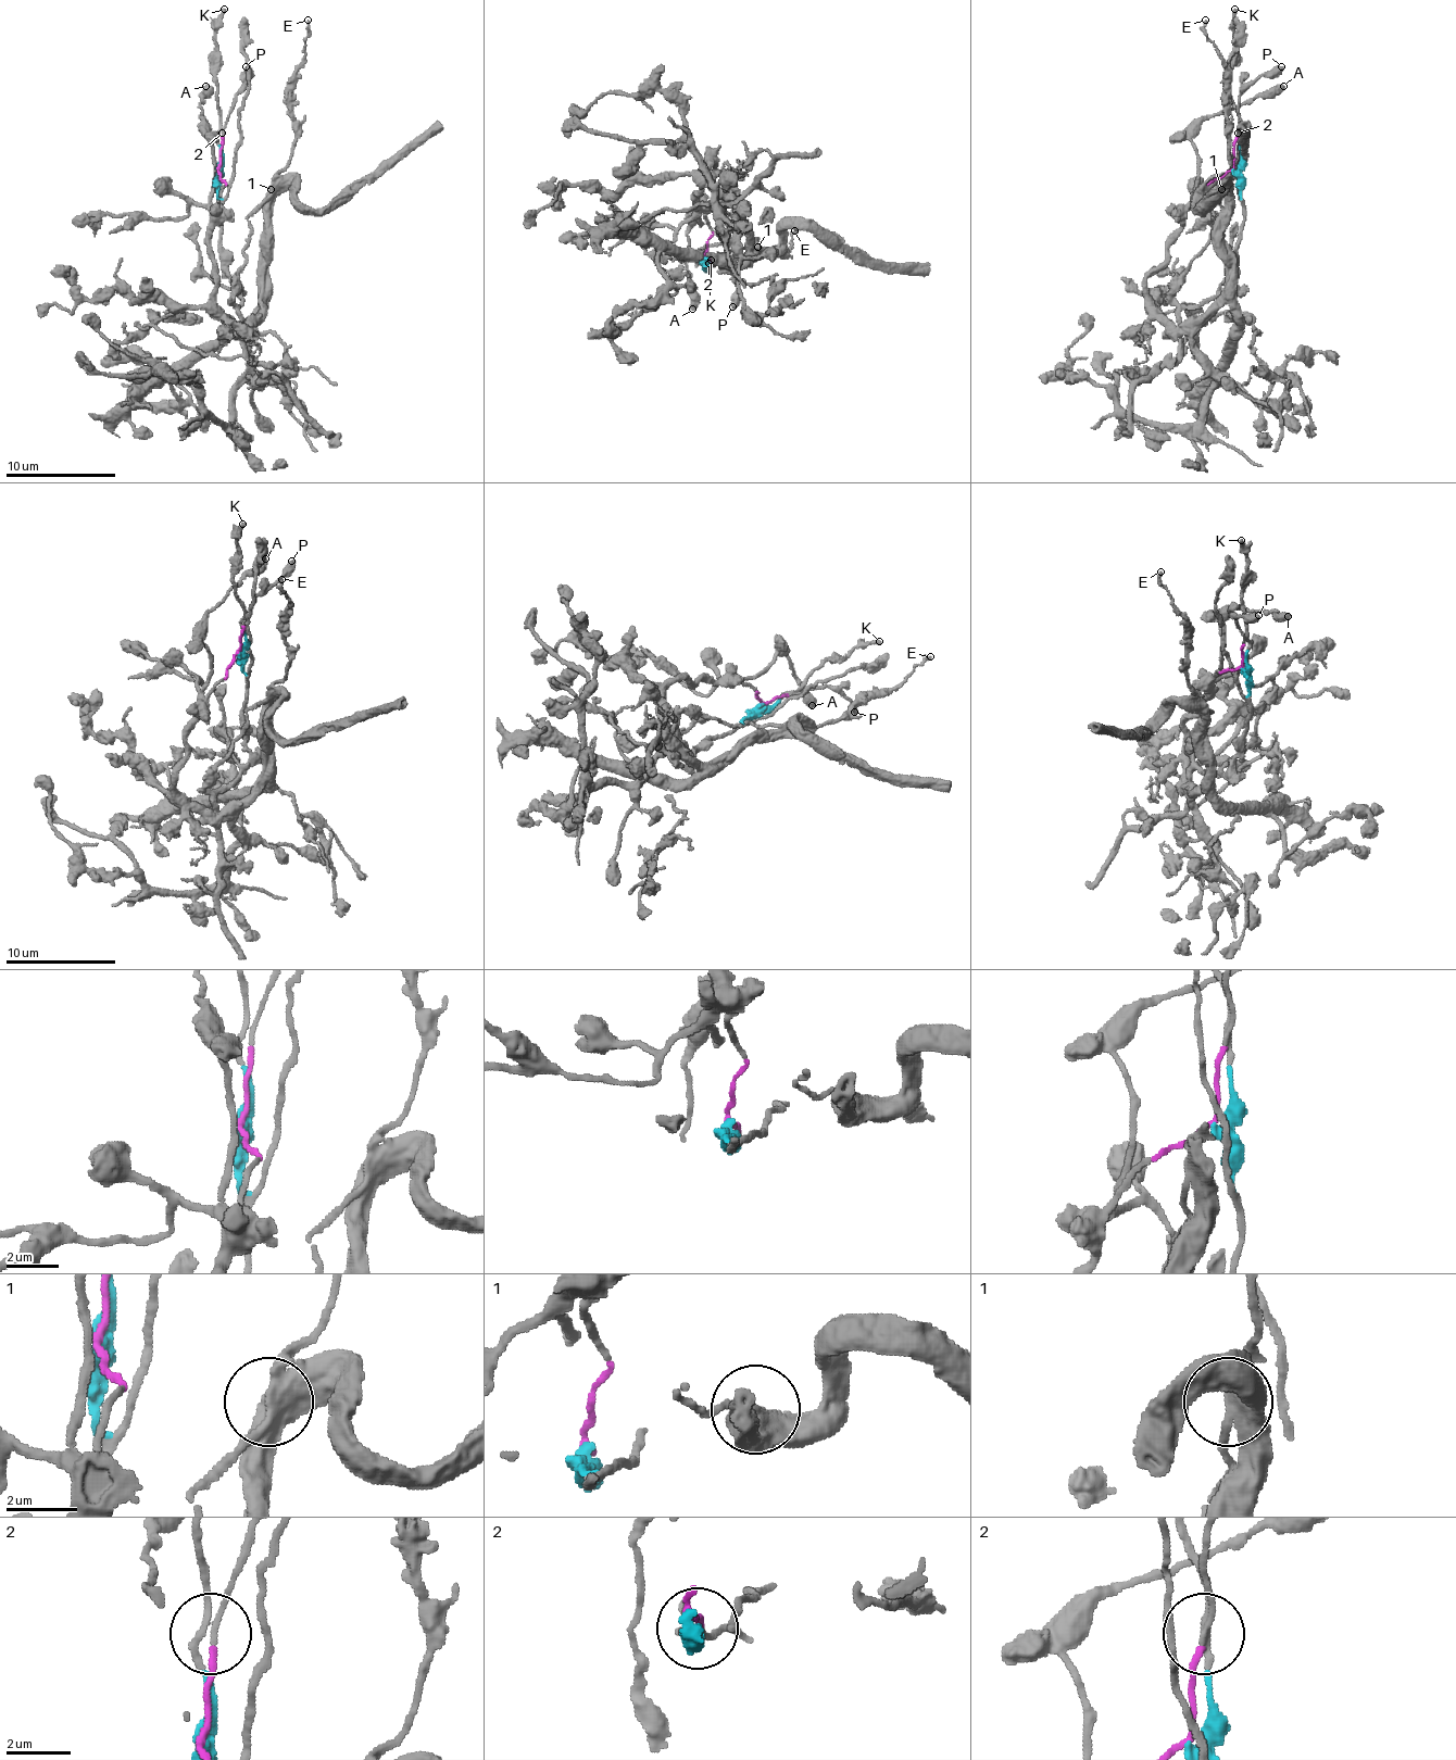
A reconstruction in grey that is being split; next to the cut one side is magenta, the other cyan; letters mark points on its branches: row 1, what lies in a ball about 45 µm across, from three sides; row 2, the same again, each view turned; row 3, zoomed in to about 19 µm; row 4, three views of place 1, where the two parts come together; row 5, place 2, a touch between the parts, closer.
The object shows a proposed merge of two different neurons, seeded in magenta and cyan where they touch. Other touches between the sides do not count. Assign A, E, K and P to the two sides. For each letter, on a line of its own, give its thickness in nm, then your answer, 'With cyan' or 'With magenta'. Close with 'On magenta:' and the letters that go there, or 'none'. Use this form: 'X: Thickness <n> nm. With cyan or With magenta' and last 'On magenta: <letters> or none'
A: Thickness 550 nm. With magenta
E: Thickness 190 nm. With cyan
K: Thickness 240 nm. With cyan
P: Thickness 500 nm. With magenta
On magenta: A, P

